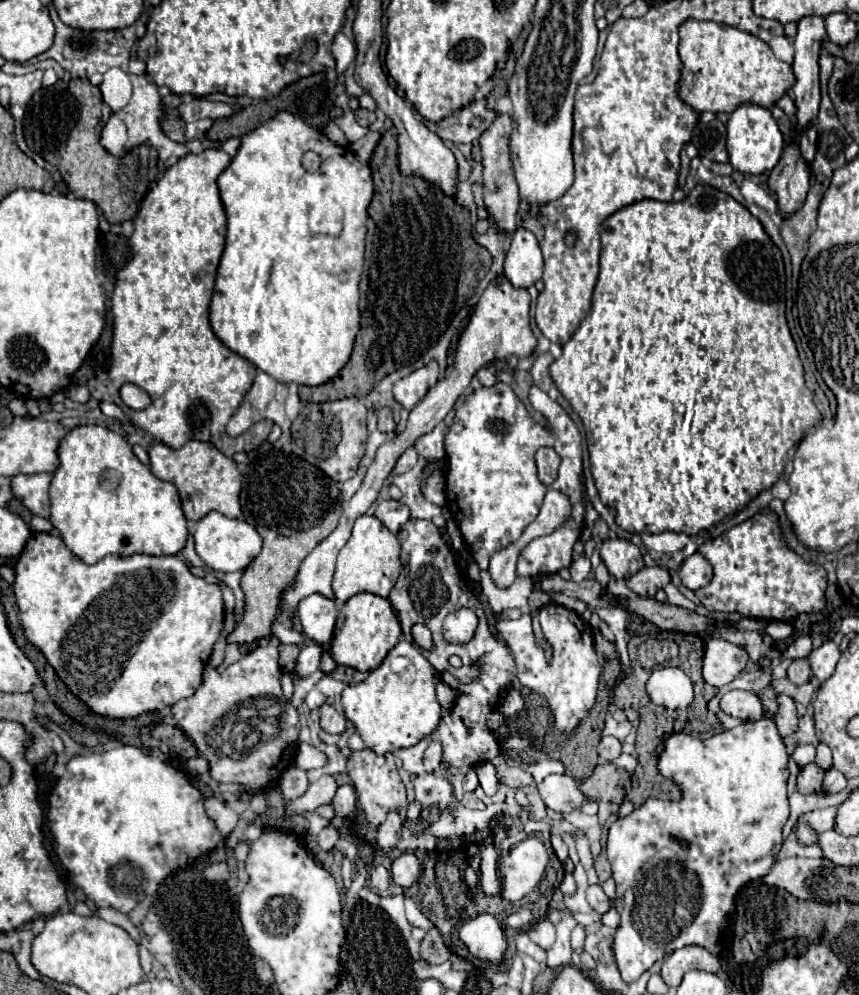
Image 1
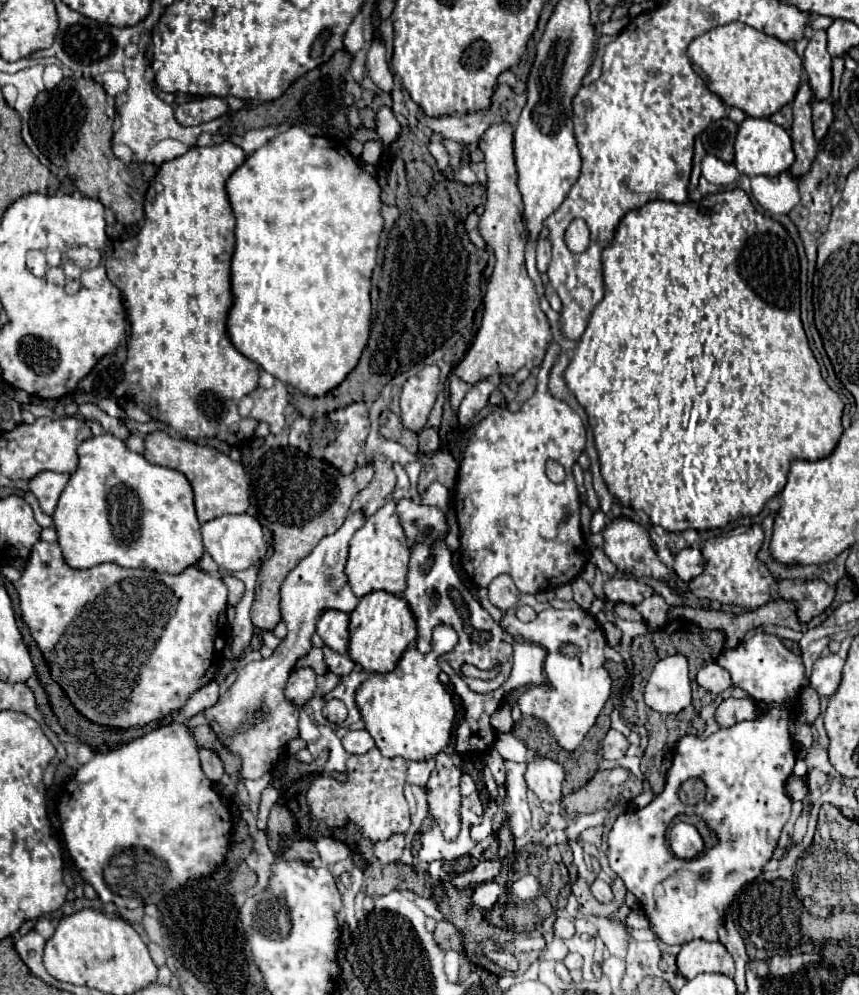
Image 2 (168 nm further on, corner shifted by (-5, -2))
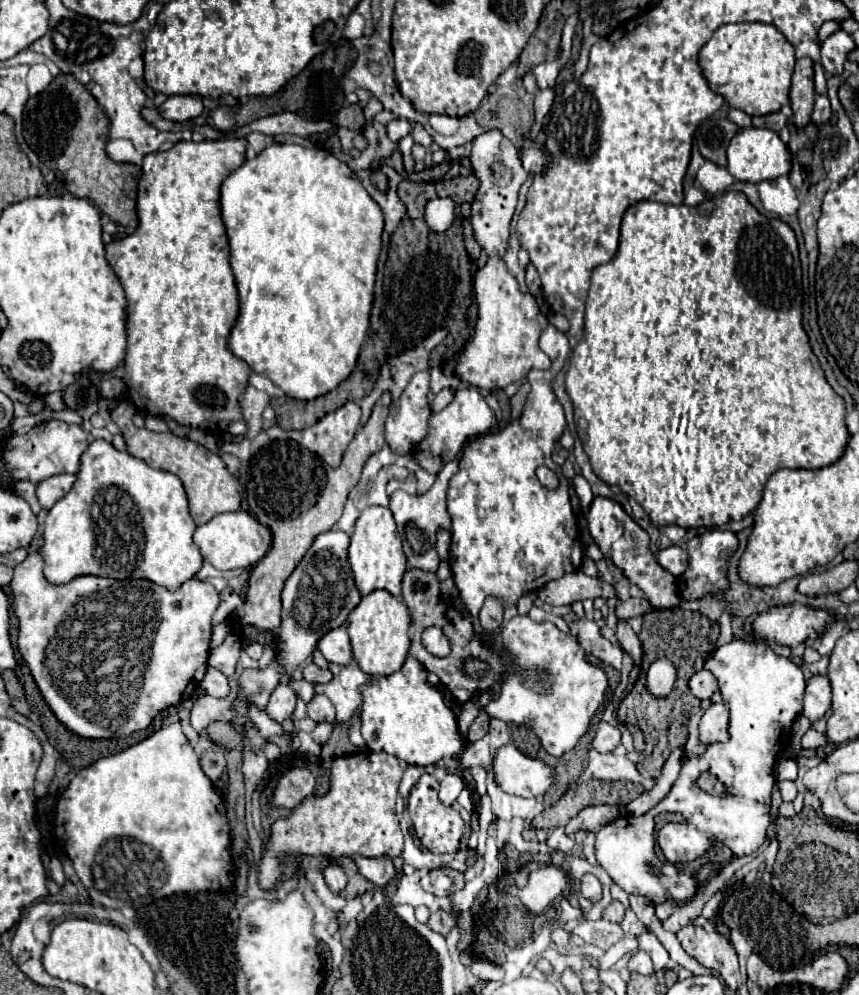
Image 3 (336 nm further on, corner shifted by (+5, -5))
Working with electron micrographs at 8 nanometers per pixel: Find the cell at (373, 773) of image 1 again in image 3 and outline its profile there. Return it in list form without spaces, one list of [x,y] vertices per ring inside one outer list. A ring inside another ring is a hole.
[[[365,751],[343,755],[333,761],[331,769],[331,789],[327,795],[317,797],[313,803],[301,803],[291,809],[291,815],[285,819],[277,819],[271,827],[271,839],[267,845],[267,853],[263,855],[259,867],[259,883],[263,889],[273,889],[279,881],[279,855],[323,855],[323,857],[339,857],[339,855],[363,855],[363,857],[381,857],[389,855],[391,859],[401,855],[403,851],[403,833],[399,827],[399,819],[395,815],[395,797],[401,781],[403,769],[399,759],[387,755],[385,751]]]

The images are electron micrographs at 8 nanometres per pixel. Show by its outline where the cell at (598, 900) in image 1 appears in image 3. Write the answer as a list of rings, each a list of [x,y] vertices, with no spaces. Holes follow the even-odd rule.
[[[585,875],[581,879],[581,895],[593,903],[597,903],[601,899],[601,883],[595,875]]]

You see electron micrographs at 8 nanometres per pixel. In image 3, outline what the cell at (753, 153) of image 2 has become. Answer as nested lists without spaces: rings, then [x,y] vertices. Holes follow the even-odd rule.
[[[741,129],[735,139],[731,139],[727,147],[727,171],[737,181],[747,181],[747,183],[759,183],[765,179],[777,179],[779,175],[787,175],[791,169],[791,155],[787,145],[779,139],[779,135],[771,129]]]

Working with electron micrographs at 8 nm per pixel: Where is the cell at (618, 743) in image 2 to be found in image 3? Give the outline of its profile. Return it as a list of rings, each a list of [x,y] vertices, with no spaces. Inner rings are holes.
[[[601,721],[597,727],[597,735],[593,739],[593,749],[599,753],[611,753],[621,743],[621,731]]]

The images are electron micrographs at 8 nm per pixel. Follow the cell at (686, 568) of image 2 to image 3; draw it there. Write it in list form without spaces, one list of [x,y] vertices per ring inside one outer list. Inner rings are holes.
[[[671,545],[667,549],[663,549],[659,555],[657,555],[657,561],[663,569],[667,569],[671,575],[679,577],[683,575],[683,571],[687,569],[687,551],[677,547],[677,545]]]

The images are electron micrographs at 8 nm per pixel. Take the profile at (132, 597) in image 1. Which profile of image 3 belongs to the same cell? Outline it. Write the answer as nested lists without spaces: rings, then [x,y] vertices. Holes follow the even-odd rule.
[[[29,549],[27,559],[15,567],[9,585],[19,619],[17,647],[51,711],[67,729],[81,737],[125,737],[133,731],[147,729],[159,711],[189,699],[205,677],[211,643],[211,617],[219,607],[219,593],[207,581],[193,577],[179,589],[169,591],[147,579],[119,581],[97,575],[79,575],[65,585],[51,585],[43,575],[41,553]],[[65,635],[67,649],[65,653],[59,653]]]

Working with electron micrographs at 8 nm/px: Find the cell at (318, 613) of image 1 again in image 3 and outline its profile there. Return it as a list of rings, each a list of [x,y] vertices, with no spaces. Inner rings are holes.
[[[345,627],[331,629],[327,635],[323,635],[323,639],[319,639],[317,643],[317,649],[331,663],[347,665],[351,661],[351,645],[349,645],[349,635]]]

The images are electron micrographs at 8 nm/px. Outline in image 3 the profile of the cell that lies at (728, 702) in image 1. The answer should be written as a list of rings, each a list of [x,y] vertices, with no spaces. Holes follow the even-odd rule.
[[[713,703],[701,717],[699,737],[703,745],[711,745],[715,741],[727,741],[729,733],[729,709],[725,703]]]

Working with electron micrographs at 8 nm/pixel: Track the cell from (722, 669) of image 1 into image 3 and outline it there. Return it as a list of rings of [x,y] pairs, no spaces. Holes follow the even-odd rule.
[[[697,671],[691,679],[689,679],[689,687],[691,687],[691,693],[699,699],[709,699],[719,687],[717,687],[717,679],[711,671]]]

